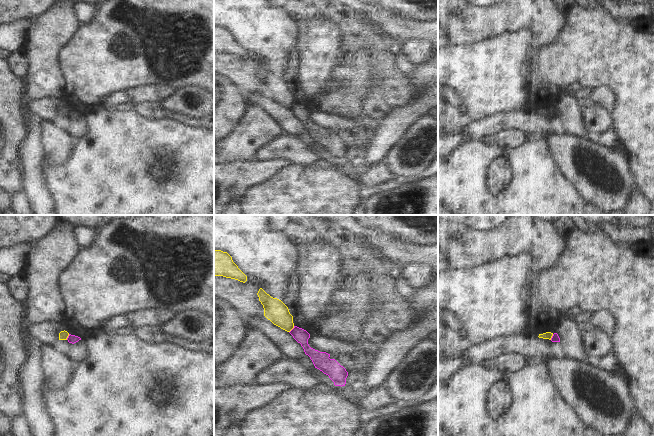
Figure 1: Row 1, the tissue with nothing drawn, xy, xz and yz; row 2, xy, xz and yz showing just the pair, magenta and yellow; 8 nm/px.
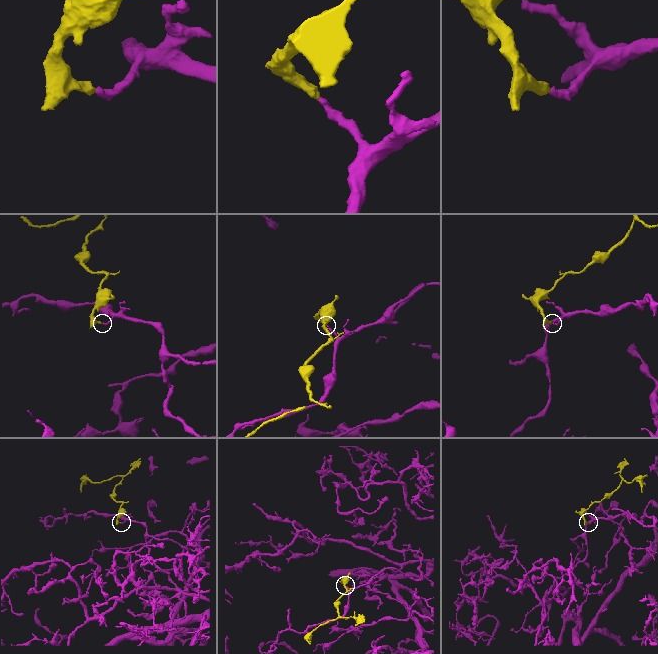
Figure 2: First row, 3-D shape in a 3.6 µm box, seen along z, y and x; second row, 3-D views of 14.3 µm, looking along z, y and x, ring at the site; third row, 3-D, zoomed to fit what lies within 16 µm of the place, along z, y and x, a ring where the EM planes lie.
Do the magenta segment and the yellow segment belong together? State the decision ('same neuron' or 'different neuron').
different neuron

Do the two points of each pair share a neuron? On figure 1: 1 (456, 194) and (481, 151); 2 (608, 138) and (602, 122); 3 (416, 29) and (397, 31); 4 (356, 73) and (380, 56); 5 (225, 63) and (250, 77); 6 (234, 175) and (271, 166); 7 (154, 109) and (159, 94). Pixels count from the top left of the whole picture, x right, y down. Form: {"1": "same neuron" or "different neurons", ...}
{"1": "same neuron", "2": "different neurons", "3": "same neuron", "4": "different neurons", "5": "same neuron", "6": "same neuron", "7": "different neurons"}

